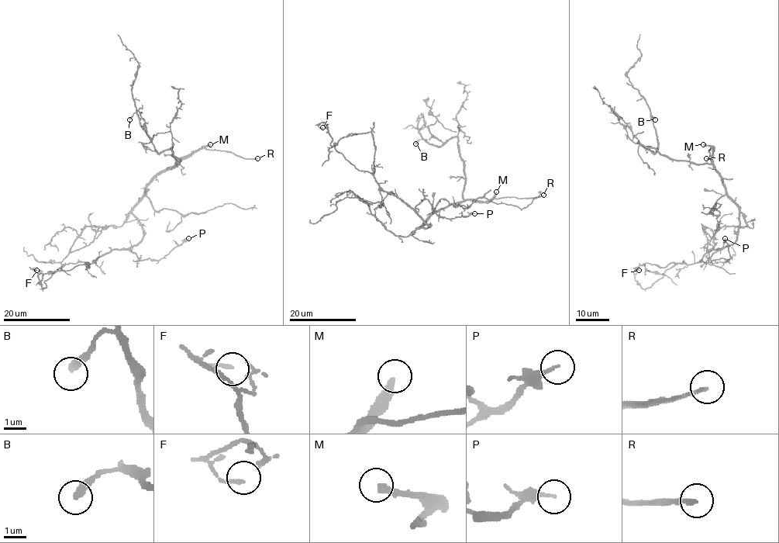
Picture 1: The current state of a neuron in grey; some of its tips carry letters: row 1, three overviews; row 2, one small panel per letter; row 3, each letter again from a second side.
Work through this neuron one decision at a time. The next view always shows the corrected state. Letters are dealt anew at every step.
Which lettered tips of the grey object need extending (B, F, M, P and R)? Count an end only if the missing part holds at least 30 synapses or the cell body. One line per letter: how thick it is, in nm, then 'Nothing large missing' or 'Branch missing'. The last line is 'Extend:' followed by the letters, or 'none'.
B: Thickness 320 nm. Nothing large missing
F: Thickness 140 nm. Nothing large missing
M: Thickness 320 nm. Branch missing
P: Thickness 150 nm. Nothing large missing
R: Thickness 160 nm. Branch missing
Extend: M, R

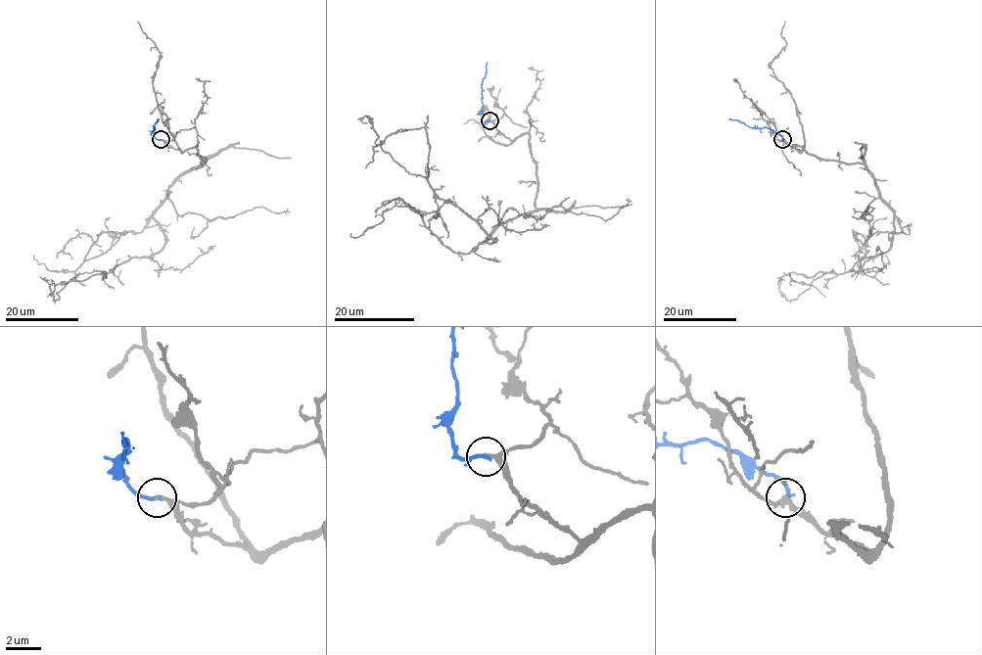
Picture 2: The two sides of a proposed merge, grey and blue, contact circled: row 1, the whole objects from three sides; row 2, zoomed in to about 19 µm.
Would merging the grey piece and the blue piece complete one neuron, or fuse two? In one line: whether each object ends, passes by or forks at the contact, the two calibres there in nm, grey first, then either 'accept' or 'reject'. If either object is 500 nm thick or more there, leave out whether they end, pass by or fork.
grey passes by; blue ends; calibres 190 and 240 nm; accept

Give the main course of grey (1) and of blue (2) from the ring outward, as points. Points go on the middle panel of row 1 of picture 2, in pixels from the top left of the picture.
1: (490, 121), (528, 134), (537, 191), (491, 243), (430, 184), (423, 127), (391, 133), (365, 168)
2: (489, 121), (482, 119), (481, 110), (481, 84), (487, 62)

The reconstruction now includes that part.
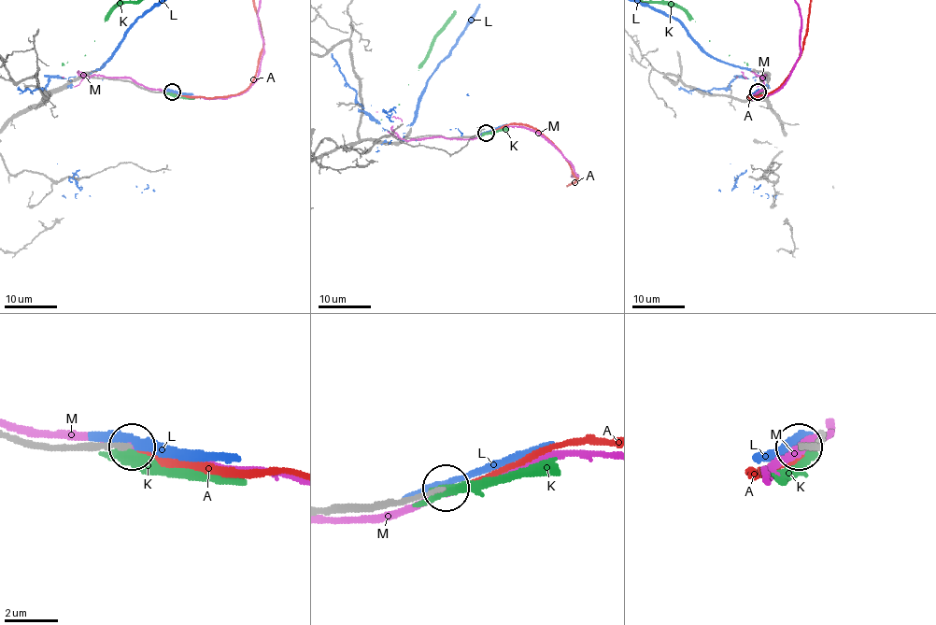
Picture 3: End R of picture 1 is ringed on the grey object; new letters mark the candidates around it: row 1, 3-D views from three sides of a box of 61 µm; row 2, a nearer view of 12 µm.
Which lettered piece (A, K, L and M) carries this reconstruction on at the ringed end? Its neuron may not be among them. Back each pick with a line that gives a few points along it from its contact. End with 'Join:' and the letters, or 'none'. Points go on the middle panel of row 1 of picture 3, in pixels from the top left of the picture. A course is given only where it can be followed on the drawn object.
Join: none

